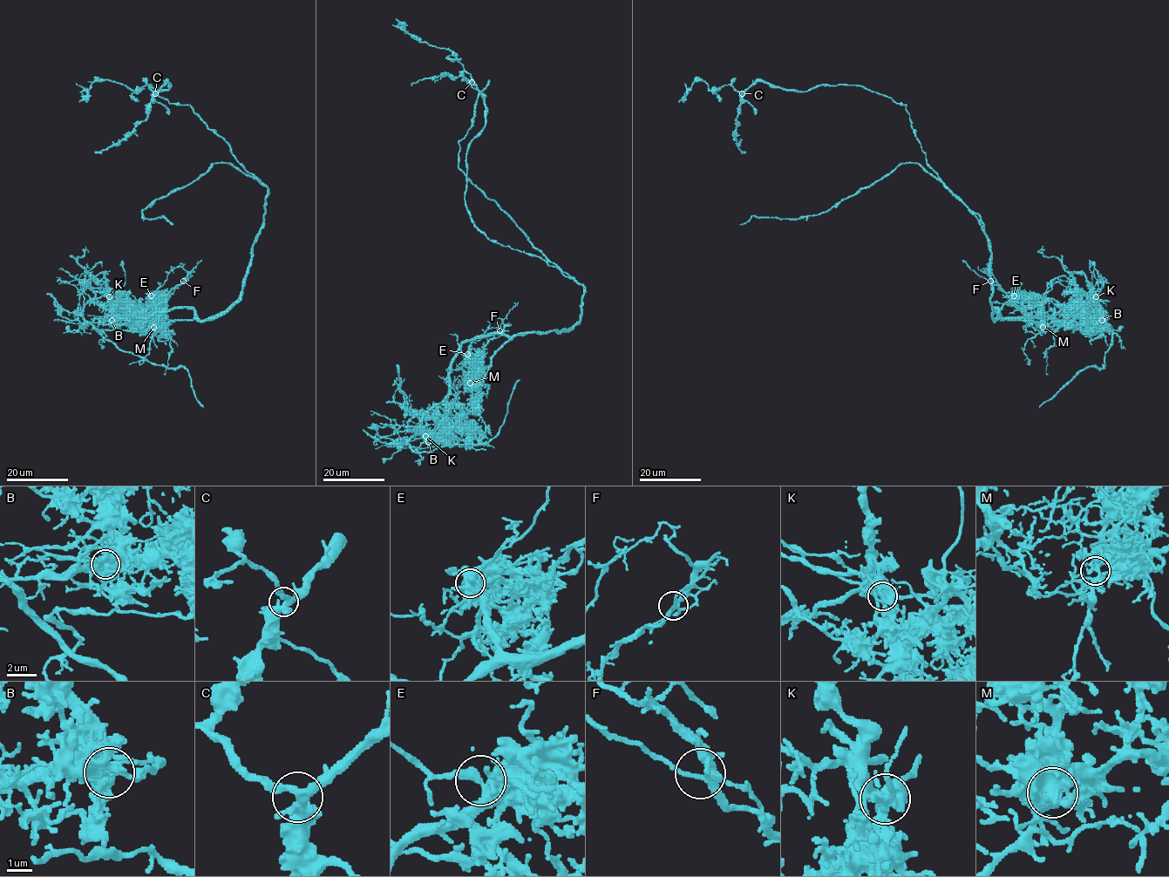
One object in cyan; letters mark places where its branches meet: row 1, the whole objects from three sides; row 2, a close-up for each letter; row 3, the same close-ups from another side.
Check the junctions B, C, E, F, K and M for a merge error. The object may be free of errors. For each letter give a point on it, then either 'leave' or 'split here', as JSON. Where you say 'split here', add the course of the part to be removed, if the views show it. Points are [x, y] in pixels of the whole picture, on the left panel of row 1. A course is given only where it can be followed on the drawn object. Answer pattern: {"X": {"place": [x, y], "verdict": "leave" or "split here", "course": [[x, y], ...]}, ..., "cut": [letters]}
{"B": {"place": [112, 320], "verdict": "leave"}, "C": {"place": [155, 93], "verdict": "leave"}, "E": {"place": [151, 295], "verdict": "leave"}, "F": {"place": [183, 281], "verdict": "leave"}, "K": {"place": [109, 296], "verdict": "split here", "course": [[108, 296], [101, 295], [89, 302], [83, 317], [125, 351], [152, 363], [183, 367], [203, 407]]}, "M": {"place": [153, 327], "verdict": "leave"}, "cut": ["K"]}

